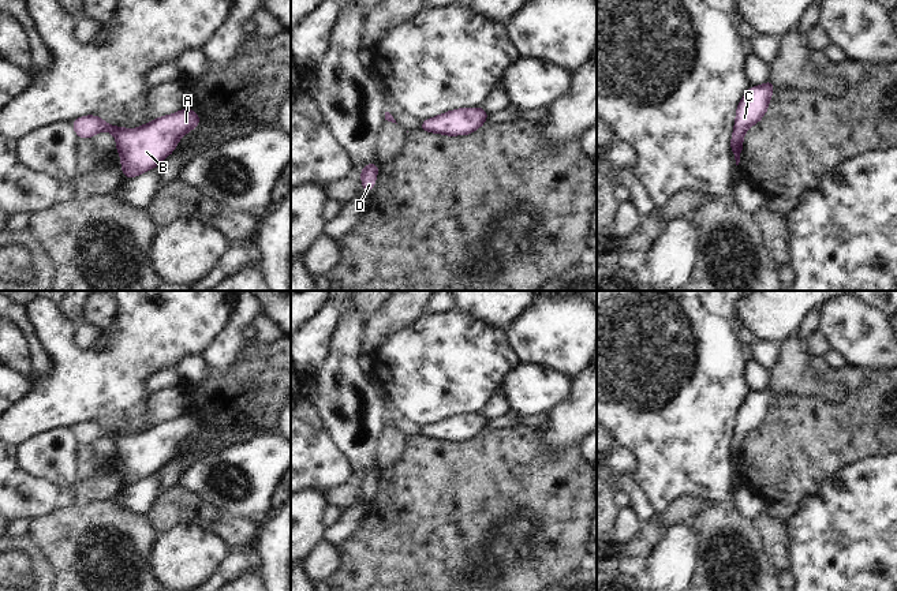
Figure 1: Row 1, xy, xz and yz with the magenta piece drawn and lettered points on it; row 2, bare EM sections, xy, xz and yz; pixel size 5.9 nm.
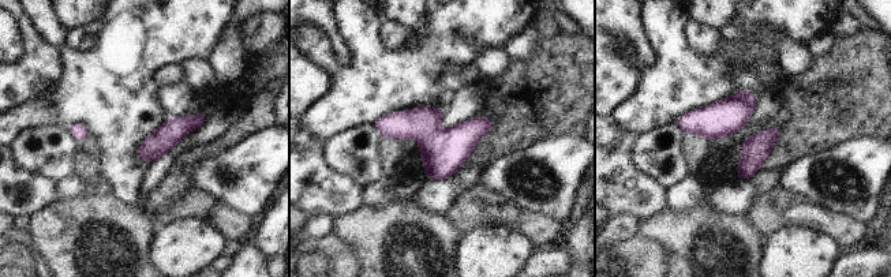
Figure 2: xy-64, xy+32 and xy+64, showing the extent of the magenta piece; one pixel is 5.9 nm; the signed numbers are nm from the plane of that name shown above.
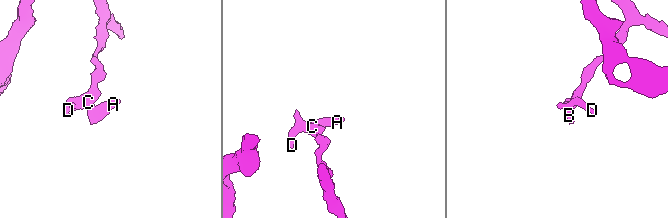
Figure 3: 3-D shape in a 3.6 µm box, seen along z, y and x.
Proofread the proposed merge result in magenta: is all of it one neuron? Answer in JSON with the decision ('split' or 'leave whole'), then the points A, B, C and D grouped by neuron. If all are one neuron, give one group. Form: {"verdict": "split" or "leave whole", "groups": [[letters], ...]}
{"verdict": "leave whole", "groups": [["A", "B", "C", "D"]]}

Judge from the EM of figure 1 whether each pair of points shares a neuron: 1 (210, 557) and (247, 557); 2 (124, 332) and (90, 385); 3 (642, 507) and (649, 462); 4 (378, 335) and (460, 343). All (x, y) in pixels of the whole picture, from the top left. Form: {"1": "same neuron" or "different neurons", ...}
{"1": "different neurons", "2": "same neuron", "3": "different neurons", "4": "different neurons"}

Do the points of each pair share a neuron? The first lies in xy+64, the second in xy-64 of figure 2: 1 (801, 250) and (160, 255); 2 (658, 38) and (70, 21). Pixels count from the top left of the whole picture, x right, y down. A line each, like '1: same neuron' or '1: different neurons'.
1: same neuron
2: different neurons

